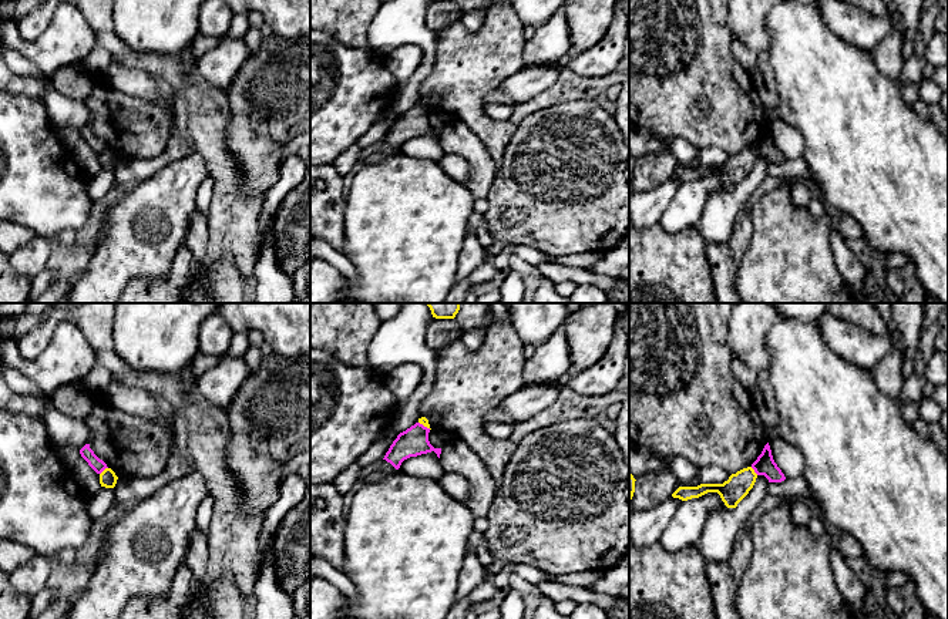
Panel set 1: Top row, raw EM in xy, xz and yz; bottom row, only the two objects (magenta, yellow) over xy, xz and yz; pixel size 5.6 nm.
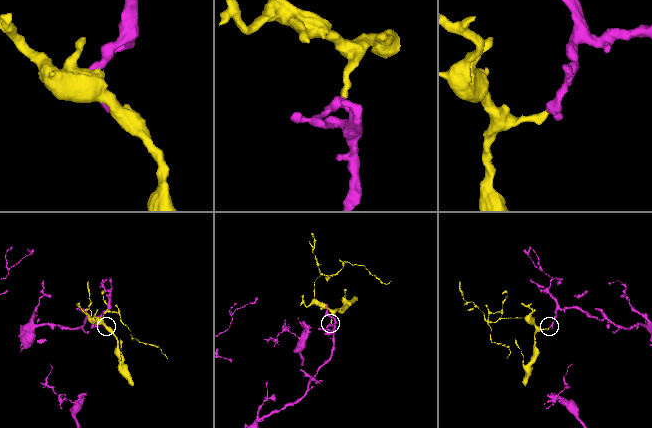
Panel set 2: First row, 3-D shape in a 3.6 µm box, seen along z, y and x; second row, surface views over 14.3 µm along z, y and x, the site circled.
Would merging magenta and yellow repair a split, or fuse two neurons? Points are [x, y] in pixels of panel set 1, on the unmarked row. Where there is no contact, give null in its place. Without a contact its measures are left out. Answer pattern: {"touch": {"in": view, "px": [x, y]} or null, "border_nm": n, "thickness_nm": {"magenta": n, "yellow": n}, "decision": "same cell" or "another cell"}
{"touch": {"in": "xy", "px": [103, 151]}, "border_nm": 60, "thickness_nm": {"magenta": 80, "yellow": 100}, "decision": "another cell"}

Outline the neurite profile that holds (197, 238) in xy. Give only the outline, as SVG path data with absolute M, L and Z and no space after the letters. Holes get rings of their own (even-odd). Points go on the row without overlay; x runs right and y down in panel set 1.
M194 211L189 219L189 228L186 235L186 248L192 253L194 263L202 263L206 253L208 243L208 218Z

